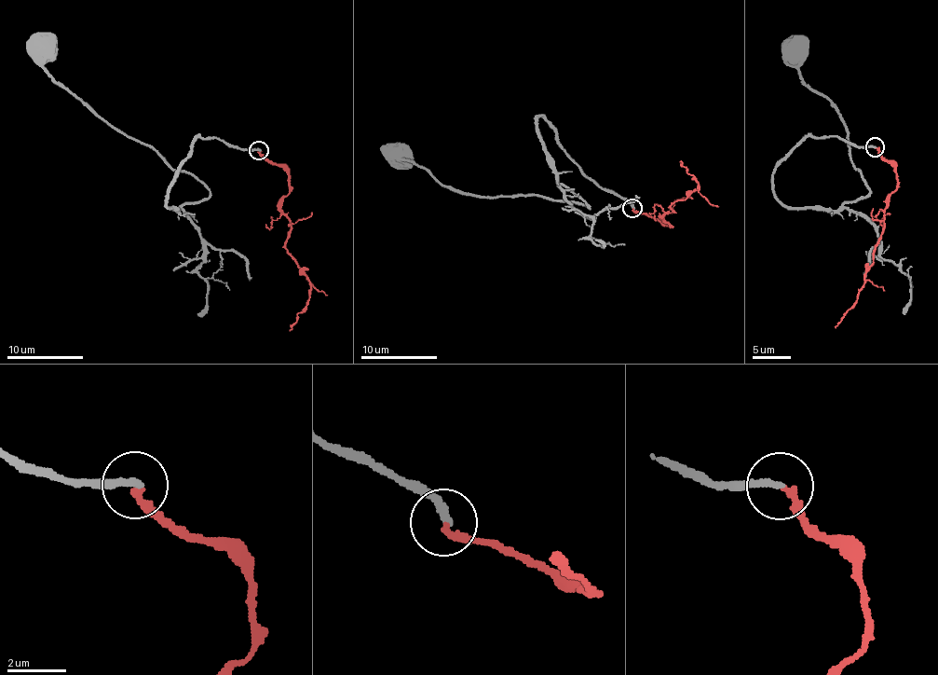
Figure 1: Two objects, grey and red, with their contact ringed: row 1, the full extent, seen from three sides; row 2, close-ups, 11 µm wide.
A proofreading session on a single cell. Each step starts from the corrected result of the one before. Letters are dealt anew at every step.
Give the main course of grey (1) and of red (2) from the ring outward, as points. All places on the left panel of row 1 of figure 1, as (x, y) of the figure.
1: (258, 149), (198, 137), (178, 171), (167, 207), (204, 201), (209, 191), (94, 115), (44, 65), (44, 48)
2: (258, 149), (287, 172), (285, 249), (307, 278), (308, 305), (290, 329)

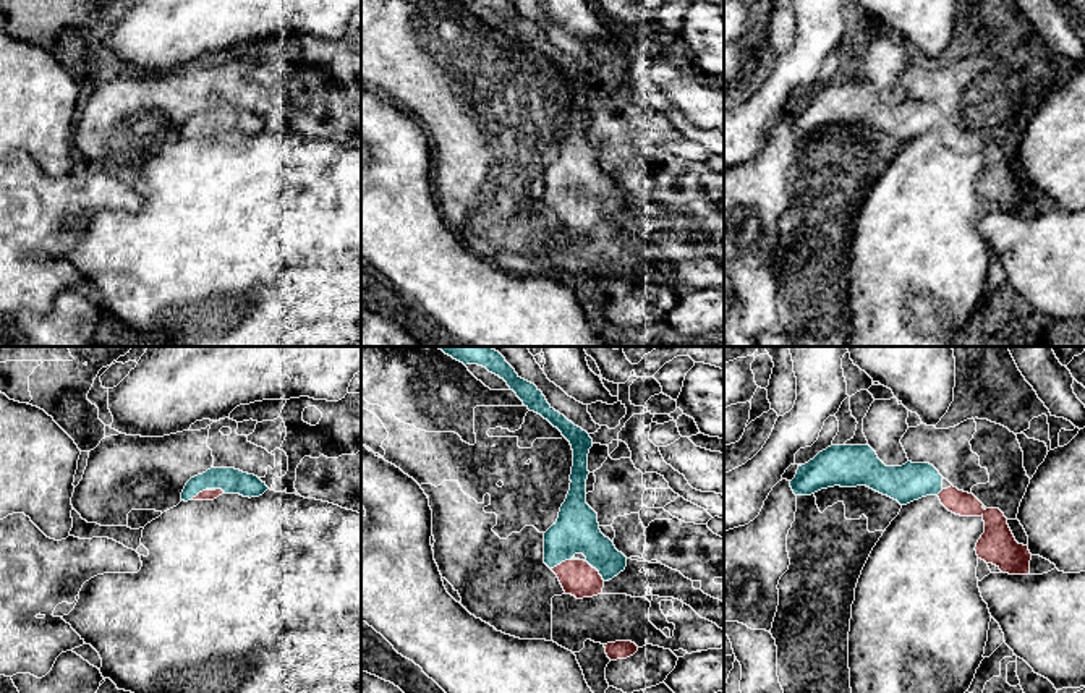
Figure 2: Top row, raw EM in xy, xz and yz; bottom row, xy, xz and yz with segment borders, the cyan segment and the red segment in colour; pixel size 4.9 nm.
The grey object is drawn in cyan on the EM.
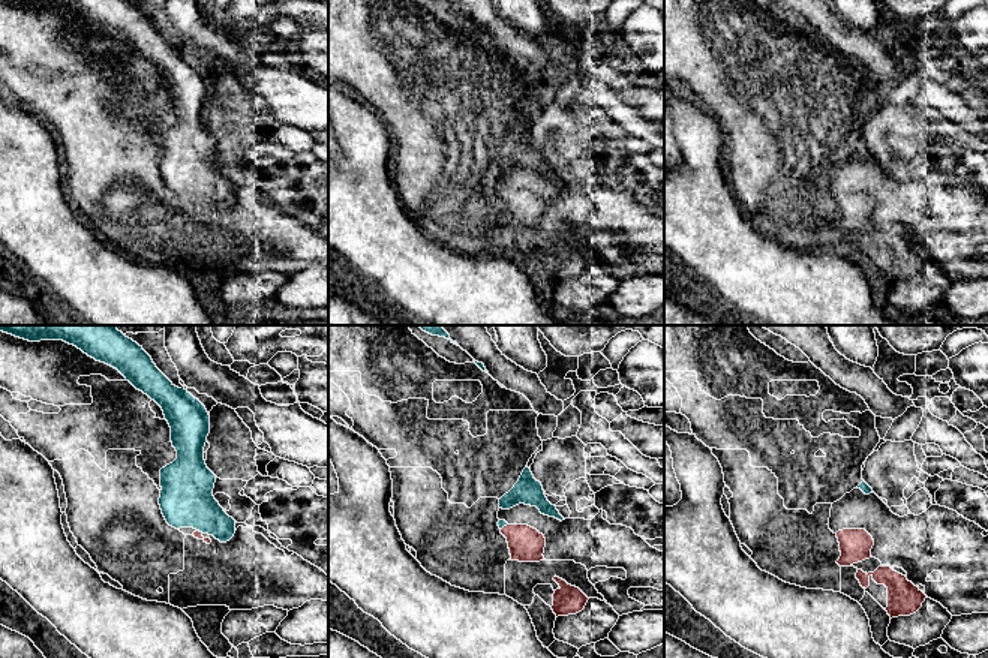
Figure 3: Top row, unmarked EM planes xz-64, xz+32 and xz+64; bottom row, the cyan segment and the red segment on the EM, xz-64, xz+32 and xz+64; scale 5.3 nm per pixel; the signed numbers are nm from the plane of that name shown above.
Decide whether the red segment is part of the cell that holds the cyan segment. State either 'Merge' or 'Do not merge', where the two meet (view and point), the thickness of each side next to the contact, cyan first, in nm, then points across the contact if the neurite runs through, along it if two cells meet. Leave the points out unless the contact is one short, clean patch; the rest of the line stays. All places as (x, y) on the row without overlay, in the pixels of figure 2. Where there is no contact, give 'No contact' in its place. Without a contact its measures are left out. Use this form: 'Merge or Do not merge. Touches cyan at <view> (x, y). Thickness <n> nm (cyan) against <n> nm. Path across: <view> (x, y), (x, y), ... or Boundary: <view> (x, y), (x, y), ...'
Merge. Touches cyan at xz (596, 206). Thickness 220 nm (cyan) against 180 nm. Path across: xz (577, 169), (596, 188), (596, 206), (587, 216), (578, 216)

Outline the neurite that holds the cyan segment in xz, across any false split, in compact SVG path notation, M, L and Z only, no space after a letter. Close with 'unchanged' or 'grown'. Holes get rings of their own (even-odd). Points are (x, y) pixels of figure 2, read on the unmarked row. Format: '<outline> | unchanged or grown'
M463 0L478 2L507 19L510 28L523 39L523 42L557 65L570 79L573 87L573 104L570 112L570 128L560 144L557 159L544 170L544 201L557 212L565 232L577 236L593 235L602 230L604 220L617 214L627 204L627 194L619 189L614 180L606 175L598 160L598 151L586 141L586 117L588 117L588 91L593 84L593 76L586 68L575 63L564 52L555 49L531 19L521 16L508 0Z | grown

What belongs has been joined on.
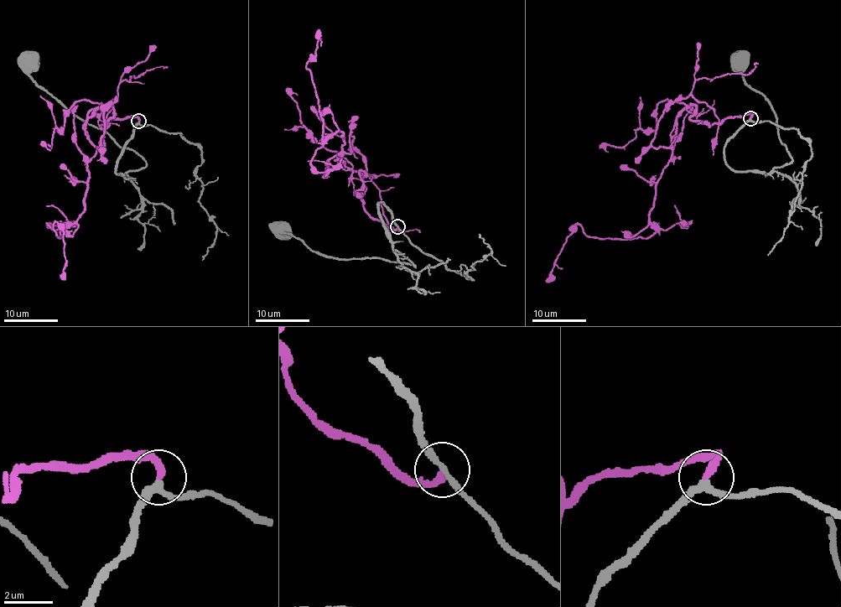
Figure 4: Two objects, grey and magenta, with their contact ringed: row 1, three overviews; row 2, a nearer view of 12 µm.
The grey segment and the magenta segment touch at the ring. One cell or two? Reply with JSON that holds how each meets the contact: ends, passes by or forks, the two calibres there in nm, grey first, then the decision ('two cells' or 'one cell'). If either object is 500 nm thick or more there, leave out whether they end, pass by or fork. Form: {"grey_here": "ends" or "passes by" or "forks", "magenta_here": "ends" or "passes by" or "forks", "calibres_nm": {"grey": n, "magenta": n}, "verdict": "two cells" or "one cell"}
{"grey_here": "passes by", "magenta_here": "ends", "calibres_nm": {"grey": 220, "magenta": 300}, "verdict": "one cell"}

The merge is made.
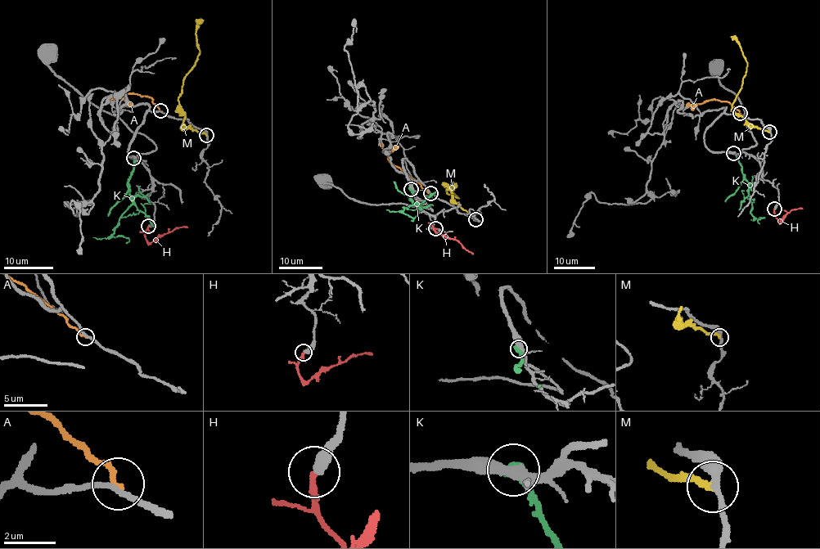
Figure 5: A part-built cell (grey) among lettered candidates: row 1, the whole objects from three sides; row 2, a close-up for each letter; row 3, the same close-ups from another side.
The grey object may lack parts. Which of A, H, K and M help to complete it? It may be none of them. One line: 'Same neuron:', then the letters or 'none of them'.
Same neuron: H, K

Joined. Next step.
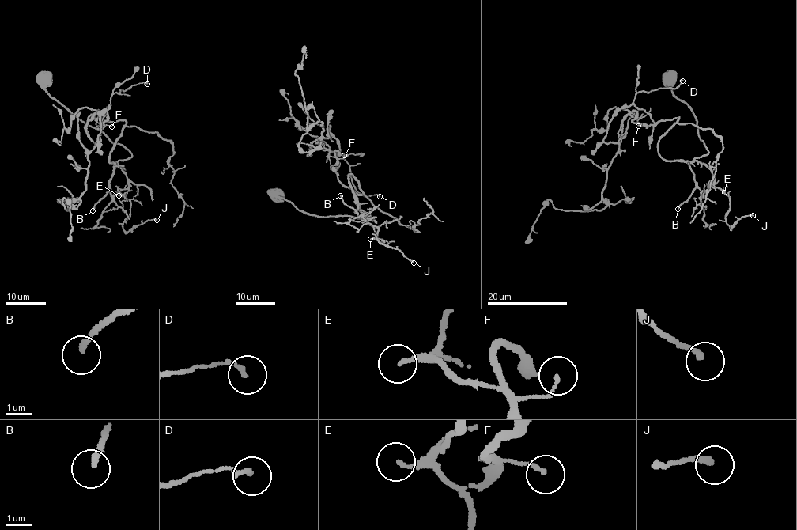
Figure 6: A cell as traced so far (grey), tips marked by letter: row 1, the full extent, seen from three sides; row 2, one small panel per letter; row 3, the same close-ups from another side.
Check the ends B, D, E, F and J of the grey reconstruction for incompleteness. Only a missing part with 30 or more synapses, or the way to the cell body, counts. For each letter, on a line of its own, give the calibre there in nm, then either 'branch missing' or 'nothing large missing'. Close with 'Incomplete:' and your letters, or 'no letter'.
B: 200 nm | nothing large missing
D: 160 nm | nothing large missing
E: 180 nm | nothing large missing
F: 120 nm | nothing large missing
J: 180 nm | nothing large missing
Incomplete: no letter

